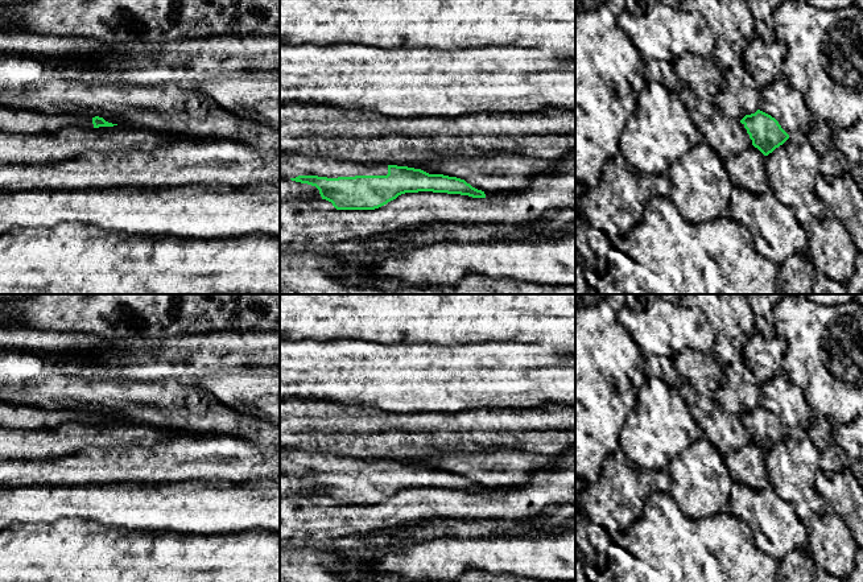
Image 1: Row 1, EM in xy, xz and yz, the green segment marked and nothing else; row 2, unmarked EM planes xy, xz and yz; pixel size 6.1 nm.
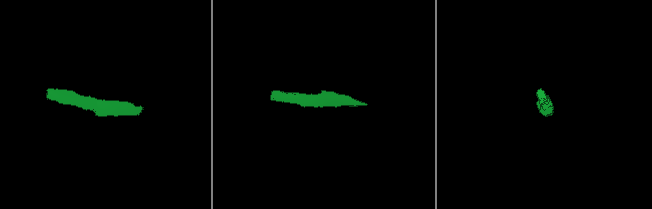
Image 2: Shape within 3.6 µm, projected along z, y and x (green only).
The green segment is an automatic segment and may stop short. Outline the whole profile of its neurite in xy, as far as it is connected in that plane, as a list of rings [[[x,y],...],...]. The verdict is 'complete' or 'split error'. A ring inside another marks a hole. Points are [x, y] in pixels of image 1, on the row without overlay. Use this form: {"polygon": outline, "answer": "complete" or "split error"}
{"polygon": [[[0,401],[0,426],[7,429],[44,429],[44,428],[58,428],[67,422],[77,424],[99,424],[99,422],[113,422],[106,417],[103,413],[95,412],[88,413],[83,410],[74,409],[44,409],[38,406],[29,405],[15,405]]], "answer": "split error"}

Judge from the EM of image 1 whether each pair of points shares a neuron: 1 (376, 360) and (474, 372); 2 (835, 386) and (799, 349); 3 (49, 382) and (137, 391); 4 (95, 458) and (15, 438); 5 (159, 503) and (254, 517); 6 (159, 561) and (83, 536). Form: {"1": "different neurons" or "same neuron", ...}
{"1": "same neuron", "2": "same neuron", "3": "same neuron", "4": "different neurons", "5": "same neuron", "6": "same neuron"}

